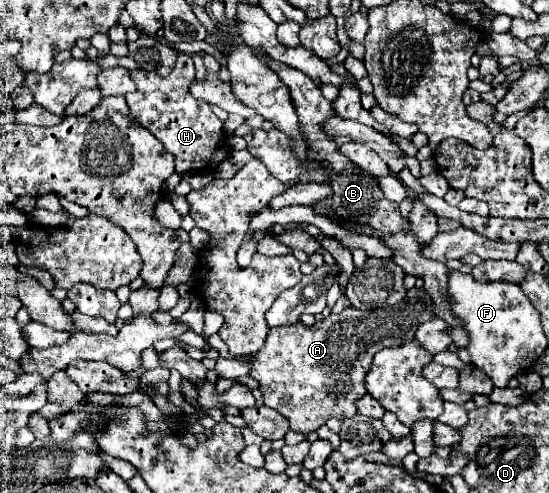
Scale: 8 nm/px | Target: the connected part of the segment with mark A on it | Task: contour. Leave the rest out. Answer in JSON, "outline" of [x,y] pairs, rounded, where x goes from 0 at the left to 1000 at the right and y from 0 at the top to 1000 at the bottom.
{"outline":[[[749,584],[734,613],[712,625],[687,625],[687,629],[650,629],[628,625],[621,637],[599,637],[588,649],[577,649],[570,661],[556,661],[548,653],[526,661],[494,665],[479,706],[461,718],[457,726],[457,755],[479,795],[483,824],[501,828],[526,852],[526,868],[537,876],[570,876],[588,864],[603,844],[610,848],[639,848],[647,840],[647,815],[665,803],[665,759],[676,742],[679,718],[687,710],[723,702],[730,694],[745,694],[756,682],[763,657],[781,653],[792,645],[785,625],[785,604],[770,584]]]}

